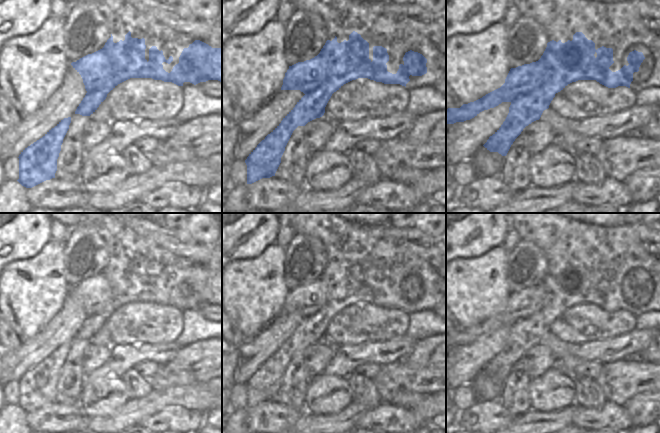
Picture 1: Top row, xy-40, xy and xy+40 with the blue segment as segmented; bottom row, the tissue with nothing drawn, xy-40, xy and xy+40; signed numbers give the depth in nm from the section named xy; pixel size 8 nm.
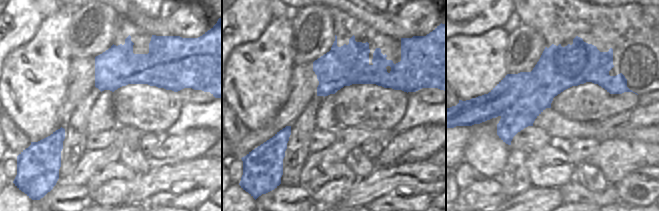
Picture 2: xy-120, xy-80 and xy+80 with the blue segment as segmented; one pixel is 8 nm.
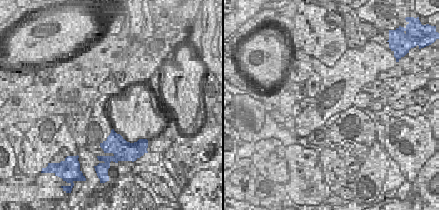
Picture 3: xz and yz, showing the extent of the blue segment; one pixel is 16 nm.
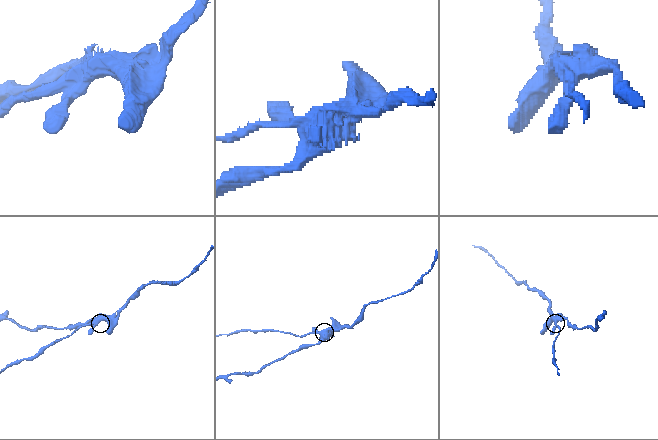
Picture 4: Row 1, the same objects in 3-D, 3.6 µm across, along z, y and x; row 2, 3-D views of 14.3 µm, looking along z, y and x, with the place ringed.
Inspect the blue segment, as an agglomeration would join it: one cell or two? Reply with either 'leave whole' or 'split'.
split

